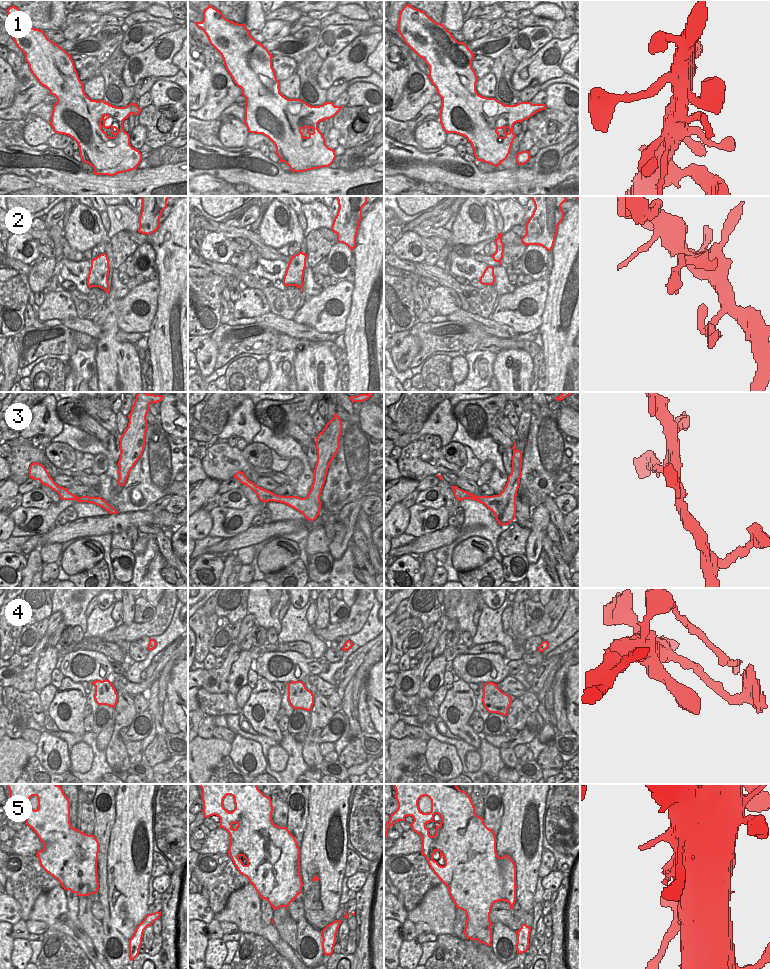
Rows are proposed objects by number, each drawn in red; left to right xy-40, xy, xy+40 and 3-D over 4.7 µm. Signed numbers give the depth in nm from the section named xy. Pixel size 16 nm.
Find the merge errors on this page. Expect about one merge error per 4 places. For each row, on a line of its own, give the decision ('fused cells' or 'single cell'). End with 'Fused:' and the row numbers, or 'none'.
1: single cell
2: fused cells
3: single cell
4: single cell
5: single cell
Fused: 2

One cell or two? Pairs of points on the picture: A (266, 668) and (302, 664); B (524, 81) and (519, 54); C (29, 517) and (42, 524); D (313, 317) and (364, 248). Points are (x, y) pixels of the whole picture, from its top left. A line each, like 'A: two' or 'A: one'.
A: one
B: two
C: one
D: two

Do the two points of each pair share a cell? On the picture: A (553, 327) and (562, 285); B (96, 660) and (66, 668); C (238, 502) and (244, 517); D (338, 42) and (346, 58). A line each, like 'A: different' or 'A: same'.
A: same
B: same
C: different
D: different

